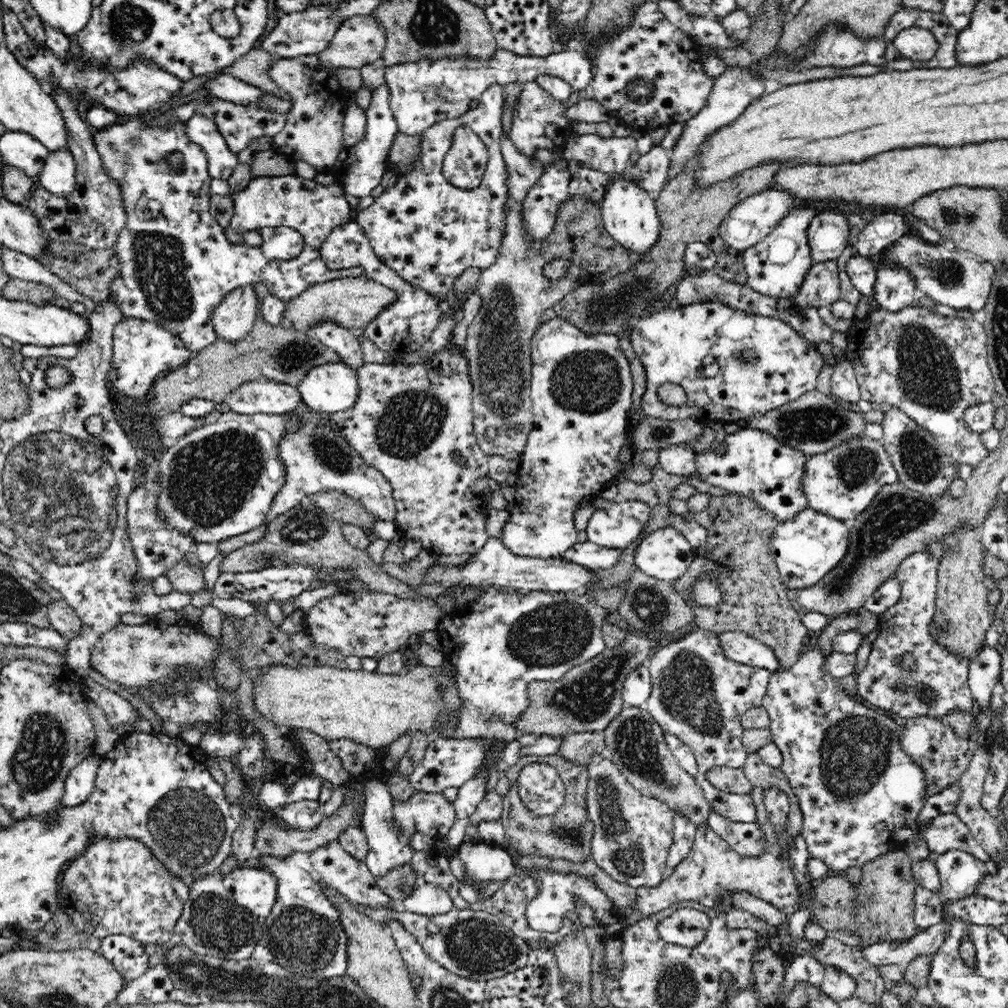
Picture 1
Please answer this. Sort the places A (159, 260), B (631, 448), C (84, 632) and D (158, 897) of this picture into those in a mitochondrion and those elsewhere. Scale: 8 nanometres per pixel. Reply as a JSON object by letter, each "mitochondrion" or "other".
{"A":"mitochondrion","B":"other","C":"other","D":"other"}

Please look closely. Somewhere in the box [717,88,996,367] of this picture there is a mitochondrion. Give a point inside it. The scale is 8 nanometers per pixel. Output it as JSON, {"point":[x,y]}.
{"point":[947,273]}

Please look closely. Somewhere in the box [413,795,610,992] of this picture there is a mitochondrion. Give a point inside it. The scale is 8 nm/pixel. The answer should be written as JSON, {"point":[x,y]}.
{"point":[476,945]}

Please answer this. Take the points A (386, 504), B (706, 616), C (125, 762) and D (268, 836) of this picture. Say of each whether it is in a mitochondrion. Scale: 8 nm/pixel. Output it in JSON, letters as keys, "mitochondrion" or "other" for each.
{"A":"other","B":"other","C":"other","D":"mitochondrion"}

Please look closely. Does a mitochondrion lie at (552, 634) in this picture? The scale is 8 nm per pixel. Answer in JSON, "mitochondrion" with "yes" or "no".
{"mitochondrion":"yes"}

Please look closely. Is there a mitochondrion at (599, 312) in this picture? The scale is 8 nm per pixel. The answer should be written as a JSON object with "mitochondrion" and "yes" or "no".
{"mitochondrion":"yes"}

